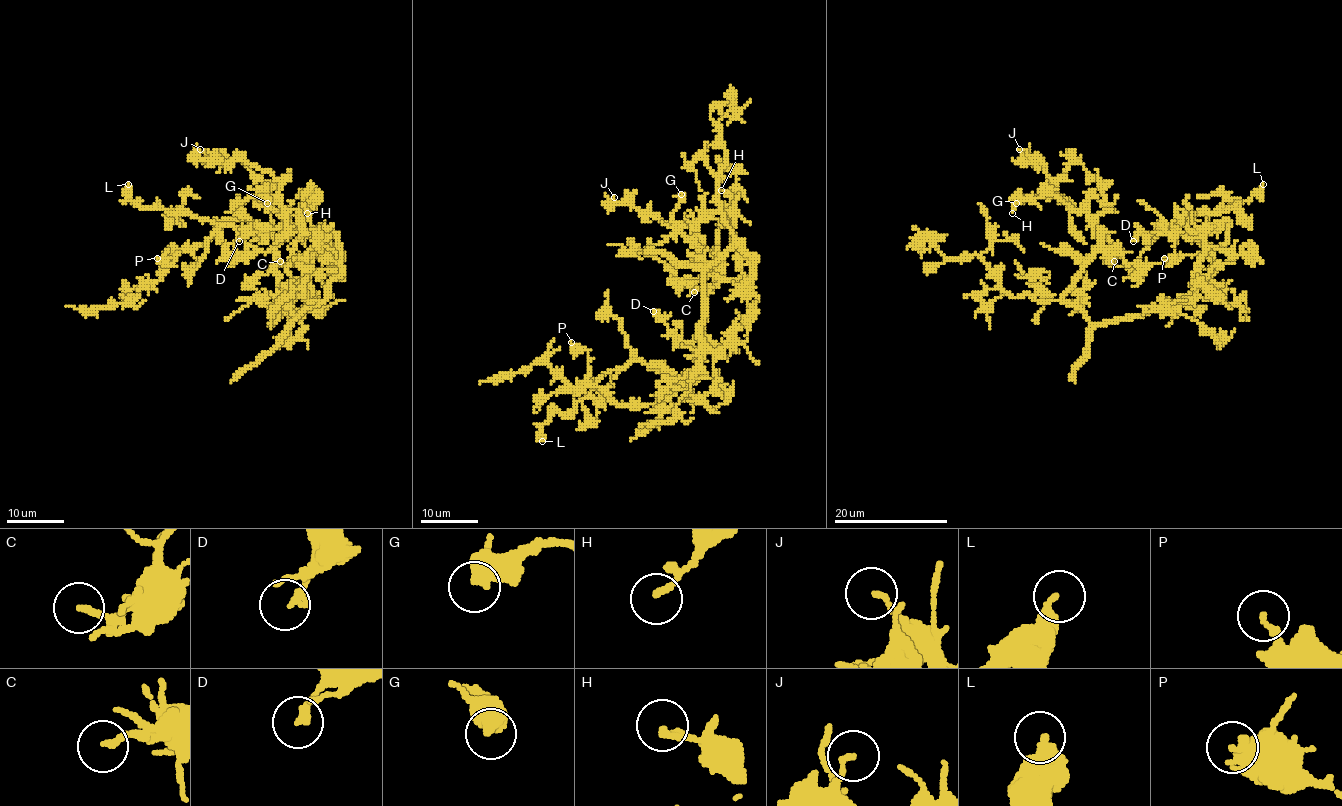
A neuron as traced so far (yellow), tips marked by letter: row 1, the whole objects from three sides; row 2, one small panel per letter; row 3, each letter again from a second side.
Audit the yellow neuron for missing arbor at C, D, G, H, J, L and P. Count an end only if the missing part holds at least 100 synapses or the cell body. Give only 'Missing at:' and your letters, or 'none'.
Missing at: none

